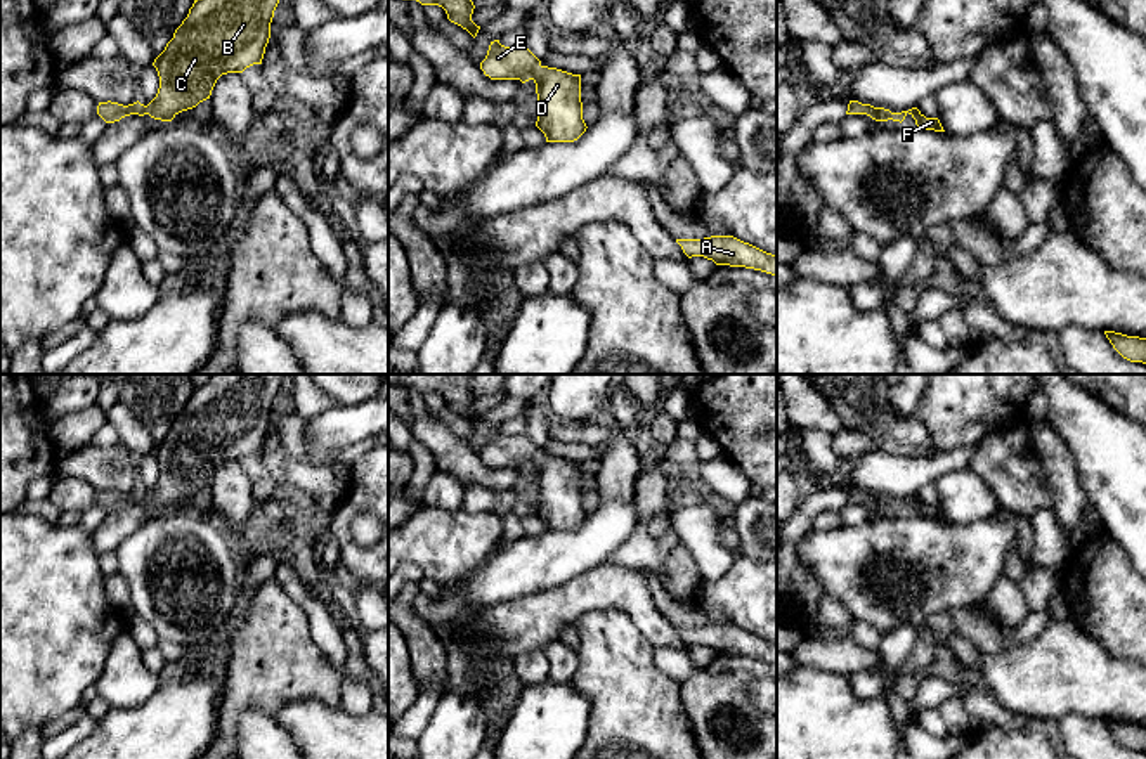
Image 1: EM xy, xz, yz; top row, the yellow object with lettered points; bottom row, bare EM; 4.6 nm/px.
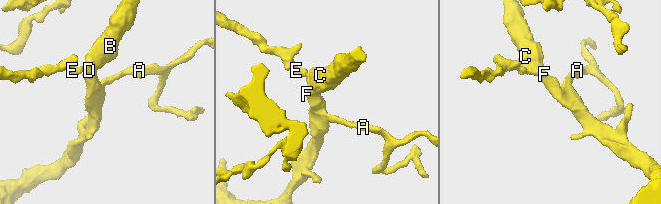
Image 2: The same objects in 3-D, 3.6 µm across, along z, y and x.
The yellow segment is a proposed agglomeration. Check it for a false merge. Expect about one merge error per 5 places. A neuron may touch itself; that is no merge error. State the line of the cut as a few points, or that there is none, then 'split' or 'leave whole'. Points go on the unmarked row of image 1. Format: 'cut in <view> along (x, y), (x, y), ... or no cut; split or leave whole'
no cut; leave whole

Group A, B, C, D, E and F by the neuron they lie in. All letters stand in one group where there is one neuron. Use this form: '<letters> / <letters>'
A B C D E F

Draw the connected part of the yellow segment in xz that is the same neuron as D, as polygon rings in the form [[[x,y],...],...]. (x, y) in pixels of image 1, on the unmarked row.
[[[491,430],[480,457],[491,468],[532,468],[539,489],[536,515],[546,530],[574,530],[586,520],[581,490],[581,463],[543,454],[527,435]]]

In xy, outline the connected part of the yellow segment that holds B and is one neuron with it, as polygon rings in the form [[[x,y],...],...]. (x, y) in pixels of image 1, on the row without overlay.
[[[212,374],[210,380],[194,388],[187,405],[175,418],[173,426],[165,438],[154,447],[153,454],[160,464],[160,477],[156,485],[147,492],[139,489],[128,494],[118,490],[99,490],[97,503],[106,511],[120,509],[130,503],[149,503],[154,508],[172,509],[179,501],[196,496],[199,490],[210,487],[217,468],[227,461],[243,461],[253,452],[262,452],[265,435],[270,426],[270,411],[286,374]]]

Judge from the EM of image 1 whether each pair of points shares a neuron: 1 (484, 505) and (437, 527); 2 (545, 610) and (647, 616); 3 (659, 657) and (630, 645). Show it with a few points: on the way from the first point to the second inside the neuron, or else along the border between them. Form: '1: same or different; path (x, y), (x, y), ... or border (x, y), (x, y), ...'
1: different; border (462, 508), (470, 513), (493, 512)
2: same; path (571, 600), (578, 596), (621, 596)
3: different; border (652, 648), (652, 662), (678, 683)

